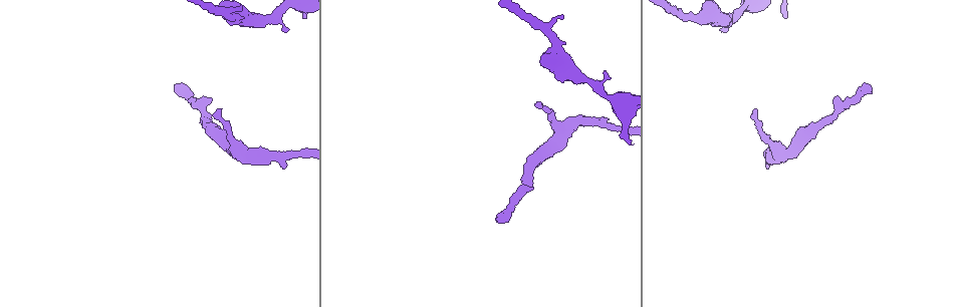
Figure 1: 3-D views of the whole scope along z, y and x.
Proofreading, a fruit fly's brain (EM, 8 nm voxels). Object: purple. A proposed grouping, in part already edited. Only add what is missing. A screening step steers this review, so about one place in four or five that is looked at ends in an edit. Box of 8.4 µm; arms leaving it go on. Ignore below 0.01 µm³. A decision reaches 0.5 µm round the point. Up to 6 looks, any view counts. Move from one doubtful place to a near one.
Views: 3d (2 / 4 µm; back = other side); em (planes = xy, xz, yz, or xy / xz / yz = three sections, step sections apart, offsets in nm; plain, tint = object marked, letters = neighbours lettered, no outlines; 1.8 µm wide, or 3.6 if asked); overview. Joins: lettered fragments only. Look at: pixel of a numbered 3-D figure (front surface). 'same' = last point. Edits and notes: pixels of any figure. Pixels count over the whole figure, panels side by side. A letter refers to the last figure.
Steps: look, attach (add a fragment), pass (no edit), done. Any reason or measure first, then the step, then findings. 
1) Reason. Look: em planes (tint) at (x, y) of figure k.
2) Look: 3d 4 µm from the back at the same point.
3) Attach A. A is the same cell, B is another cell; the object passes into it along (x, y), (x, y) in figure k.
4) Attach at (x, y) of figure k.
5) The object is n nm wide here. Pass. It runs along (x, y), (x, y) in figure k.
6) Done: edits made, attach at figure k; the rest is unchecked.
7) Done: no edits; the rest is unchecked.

Look: em xy step 8 (letters) at (605, 72) of figure 1.

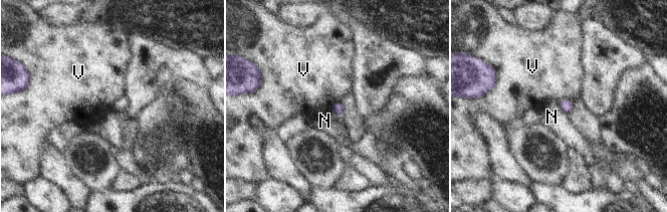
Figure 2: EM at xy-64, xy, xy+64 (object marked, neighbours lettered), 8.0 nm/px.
Pass. N and V are other cells; a border runs along (341, 102), (336, 102), (330, 112) in figure 2; none of them fits.

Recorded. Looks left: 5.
Tapers out. Look: 3d 2 µm from the back at (221, 111) of figure 1.

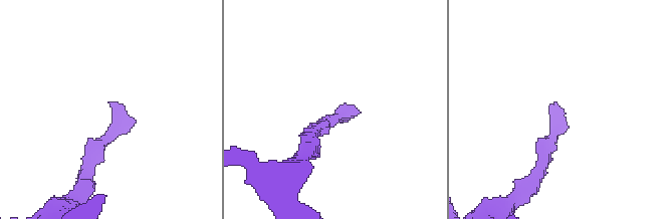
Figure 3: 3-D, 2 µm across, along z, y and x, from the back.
Look: em 3.6 µm yz step 16 (tint) at (109, 104) of figure 3.

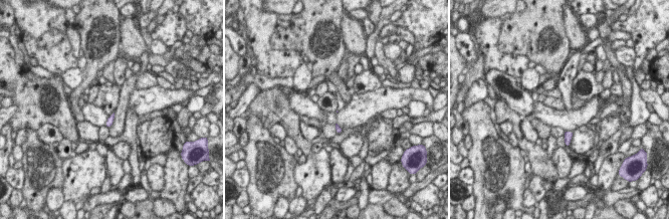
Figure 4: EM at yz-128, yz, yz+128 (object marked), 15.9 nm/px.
Look: em 3.6 µm planes (letters) at the same point.

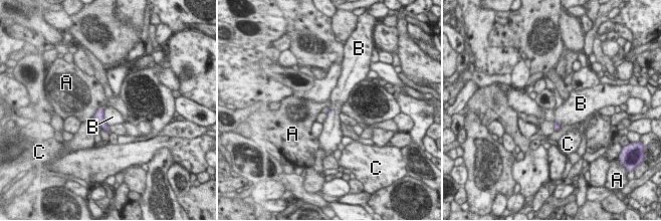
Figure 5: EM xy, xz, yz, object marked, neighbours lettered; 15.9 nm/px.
Pass. A, B and C are other cells; a border runs along (104, 107), (104, 121), (107, 126) in figure 5; none of them fits.

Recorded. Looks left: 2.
Look: 3d 2 µm at (177, 84) of figure 1.

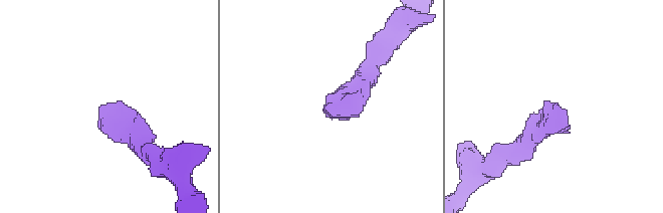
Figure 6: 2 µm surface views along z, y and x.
Now the EM. Look: em planes (letters) at (563, 110) of figure 6.

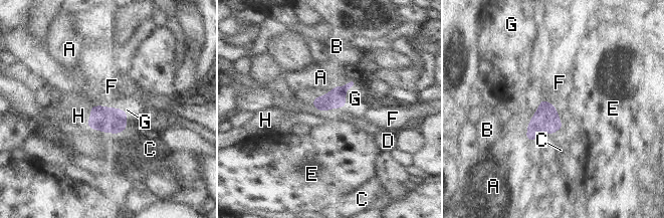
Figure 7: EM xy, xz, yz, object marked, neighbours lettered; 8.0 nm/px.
The object is 160 nm wide here. Attach at (78, 116) of figure 7. H is the same cell, A, B, C, D, E, F and G are other cells; the object passes into it along (105, 120), (89, 117), (78, 116) in figure 7; it goes on there.

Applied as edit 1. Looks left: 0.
Done: edits made, attach at figure 7; the rest is unchecked.

